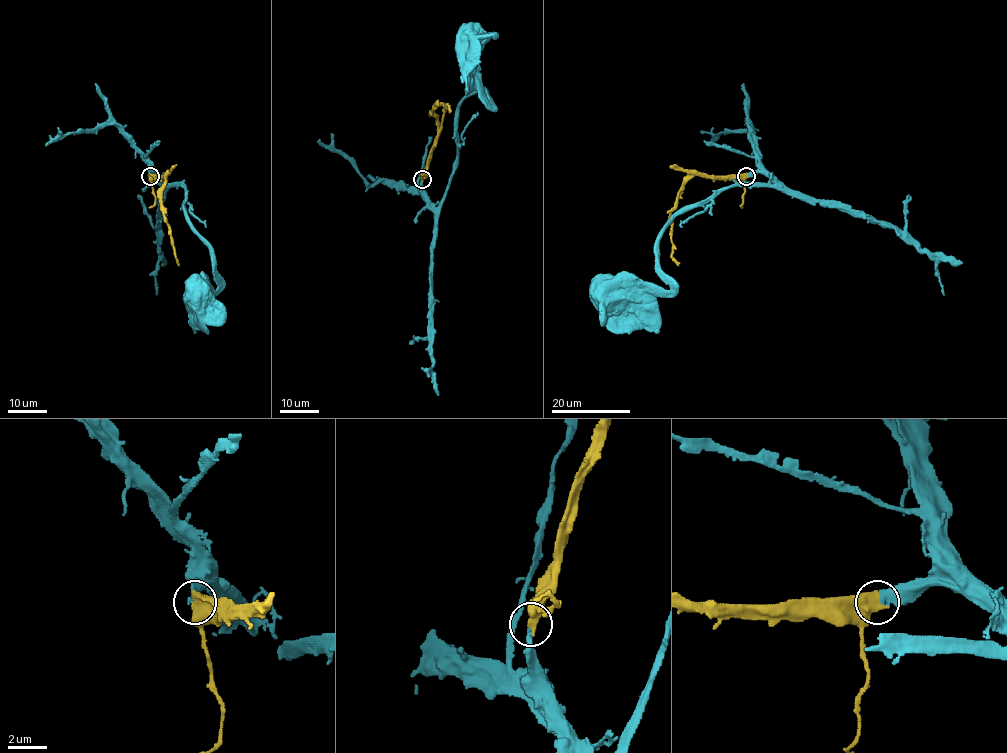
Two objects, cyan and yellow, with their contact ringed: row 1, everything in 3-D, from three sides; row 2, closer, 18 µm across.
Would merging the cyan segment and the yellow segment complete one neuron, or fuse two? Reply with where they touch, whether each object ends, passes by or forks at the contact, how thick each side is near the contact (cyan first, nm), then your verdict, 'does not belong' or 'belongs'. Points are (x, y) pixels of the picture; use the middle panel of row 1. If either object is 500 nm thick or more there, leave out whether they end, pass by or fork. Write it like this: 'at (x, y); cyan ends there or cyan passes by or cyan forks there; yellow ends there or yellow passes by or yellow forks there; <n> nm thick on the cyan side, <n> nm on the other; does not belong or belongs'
at (422, 179); 400 nm thick on the cyan side, 700 nm on the other; belongs

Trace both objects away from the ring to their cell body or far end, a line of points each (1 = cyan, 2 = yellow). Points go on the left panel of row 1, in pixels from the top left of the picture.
1: (150, 175), (155, 172), (185, 189), (185, 219), (210, 250), (218, 288), (195, 290), (195, 295)
2: (150, 175), (167, 174), (162, 206), (178, 265)

